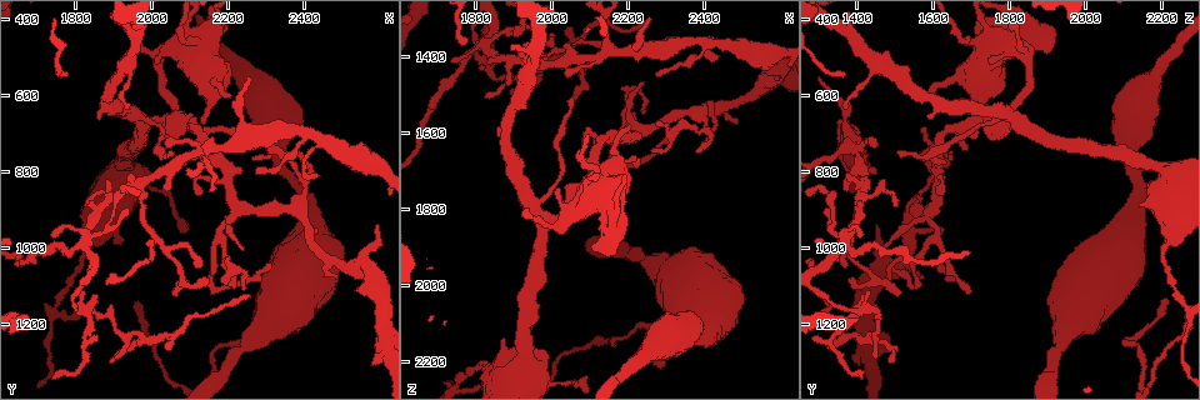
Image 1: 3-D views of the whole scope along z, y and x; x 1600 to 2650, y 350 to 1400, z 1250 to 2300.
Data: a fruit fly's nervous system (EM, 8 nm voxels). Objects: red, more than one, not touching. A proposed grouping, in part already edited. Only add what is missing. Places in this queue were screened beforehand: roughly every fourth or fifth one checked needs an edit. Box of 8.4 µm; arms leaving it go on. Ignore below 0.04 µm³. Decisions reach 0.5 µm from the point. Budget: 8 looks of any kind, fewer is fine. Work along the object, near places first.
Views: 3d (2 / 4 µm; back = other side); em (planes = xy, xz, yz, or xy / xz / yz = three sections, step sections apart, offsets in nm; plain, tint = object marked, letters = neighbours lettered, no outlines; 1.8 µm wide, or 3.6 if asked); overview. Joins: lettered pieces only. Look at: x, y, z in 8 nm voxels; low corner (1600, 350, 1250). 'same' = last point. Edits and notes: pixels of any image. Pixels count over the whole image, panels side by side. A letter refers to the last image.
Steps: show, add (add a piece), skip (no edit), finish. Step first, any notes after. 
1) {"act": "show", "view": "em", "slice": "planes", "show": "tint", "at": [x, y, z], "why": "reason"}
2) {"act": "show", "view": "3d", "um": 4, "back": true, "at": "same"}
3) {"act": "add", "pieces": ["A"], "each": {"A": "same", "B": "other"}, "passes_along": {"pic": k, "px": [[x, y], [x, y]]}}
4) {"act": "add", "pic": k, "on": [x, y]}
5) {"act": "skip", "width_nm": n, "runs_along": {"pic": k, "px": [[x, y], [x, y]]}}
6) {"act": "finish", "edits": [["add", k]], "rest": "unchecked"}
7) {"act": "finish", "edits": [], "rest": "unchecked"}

{"act": "show", "view": "em", "slice": "planes", "show": "tint", "at": [2105, 675, 1705], "why": "three-way junction"}

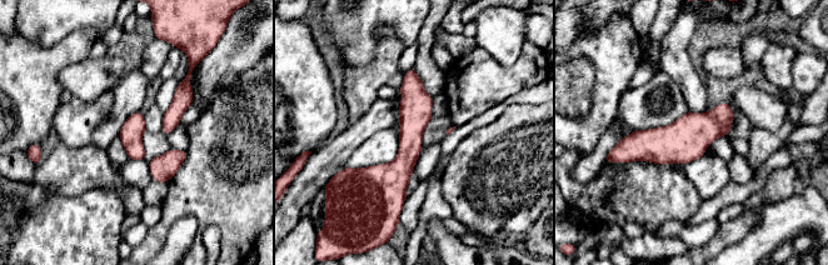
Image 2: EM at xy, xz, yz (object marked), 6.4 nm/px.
{"act": "show", "view": "em", "slice": "planes", "show": "letters", "at": "same", "why": "what lies round it"}

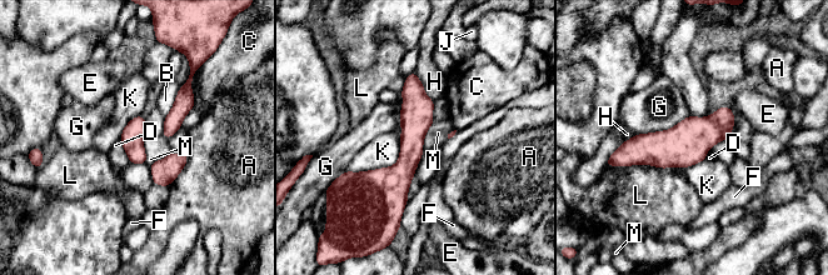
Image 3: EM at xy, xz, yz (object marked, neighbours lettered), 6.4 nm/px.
{"act": "skip", "each": {"A": "other", "B": "other", "C": "other", "D": "other", "E": "other", "F": "other", "G": "other", "H": "other", "J": "other", "K": "other", "L": "other", "M": "other"}, "runs_along": {"pic": 3, "px": [[413, 76], [397, 211]]}, "found": "none of them fits"}

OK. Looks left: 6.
{"act": "show", "view": "em", "um": 3.6, "slice": "planes", "show": "letters", "at": [2115, 455, 1735], "why": "abrupt turn"}

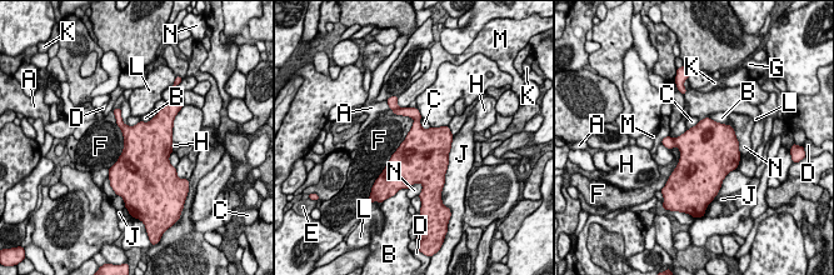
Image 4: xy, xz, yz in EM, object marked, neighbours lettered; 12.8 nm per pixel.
{"act": "skip", "each": {"A": "other", "B": "other", "C": "other", "D": "other", "E": "other", "F": "other", "G": "other", "H": "other", "J": "other", "K": "other", "L": "other", "M": "other", "N": "other"}, "border": {"pic": 4, "px": [[411, 116], [410, 130], [383, 170]]}, "found": "no lettered piece goes on from it"}

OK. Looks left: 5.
{"act": "show", "view": "em", "um": 3.6, "slice": "xz", "step": 8, "show": "letters", "at": [1870, 895, 1405], "why": "thin neck"}

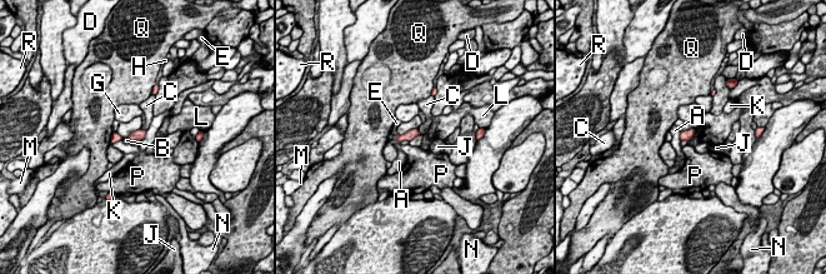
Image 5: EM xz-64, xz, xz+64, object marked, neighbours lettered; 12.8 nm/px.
{"act": "show", "view": "em", "um": 3.6, "slice": "planes", "show": "letters", "at": "same", "why": "cut it another way"}

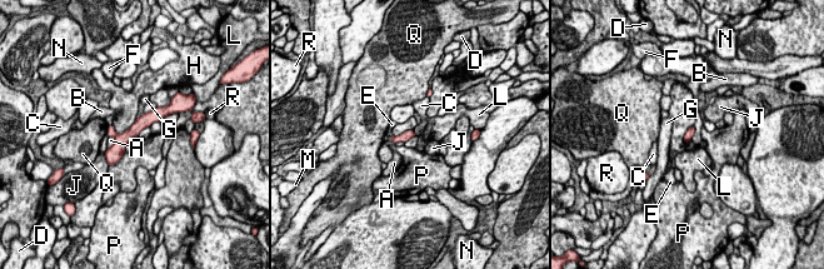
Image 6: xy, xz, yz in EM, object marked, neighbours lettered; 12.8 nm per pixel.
{"act": "skip", "longest_contact_nm": ["H", 360], "each": {"A": "other", "B": "other", "C": "other", "D": "other", "E": "other", "F": "other", "G": "other", "H": "other", "J": "other", "L": "other", "M": "other", "N": "other", "P": "other", "Q": "other", "R": "other"}, "found": "none of them fits"}

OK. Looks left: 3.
{"act": "finish", "edits": [], "rest": "unchecked"}

